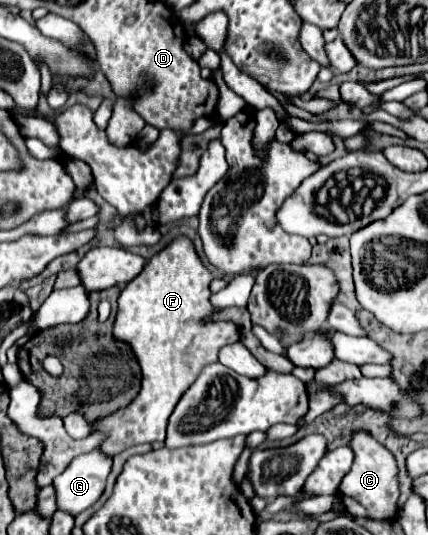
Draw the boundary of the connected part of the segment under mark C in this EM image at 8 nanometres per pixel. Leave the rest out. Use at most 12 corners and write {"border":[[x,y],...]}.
{"border":[[367,433],[339,485],[355,517],[393,519],[397,465]]}

